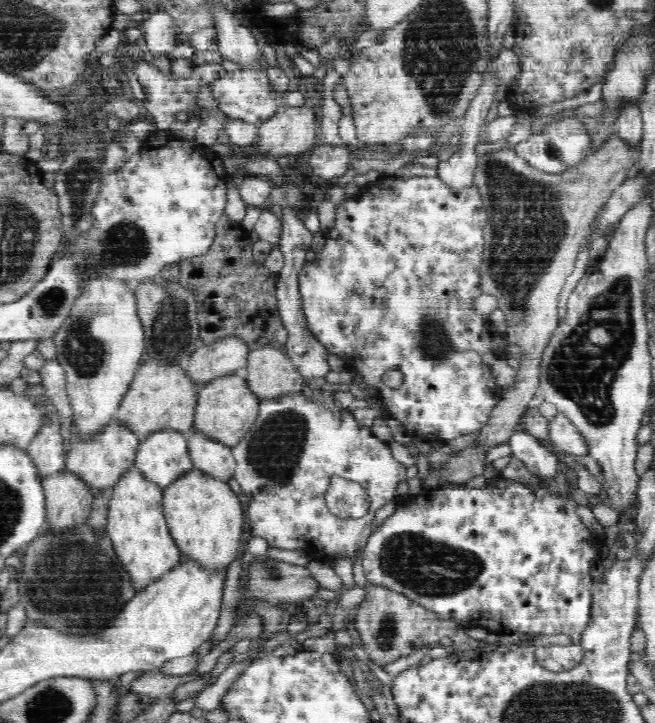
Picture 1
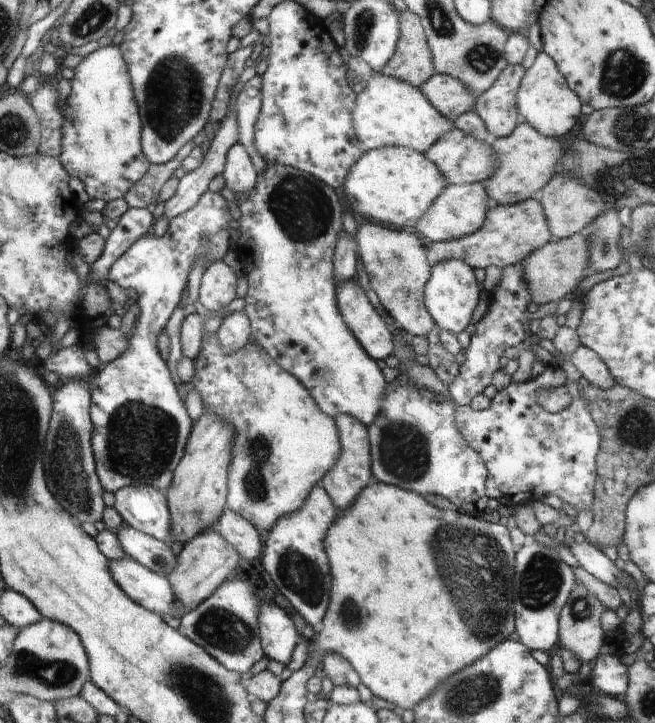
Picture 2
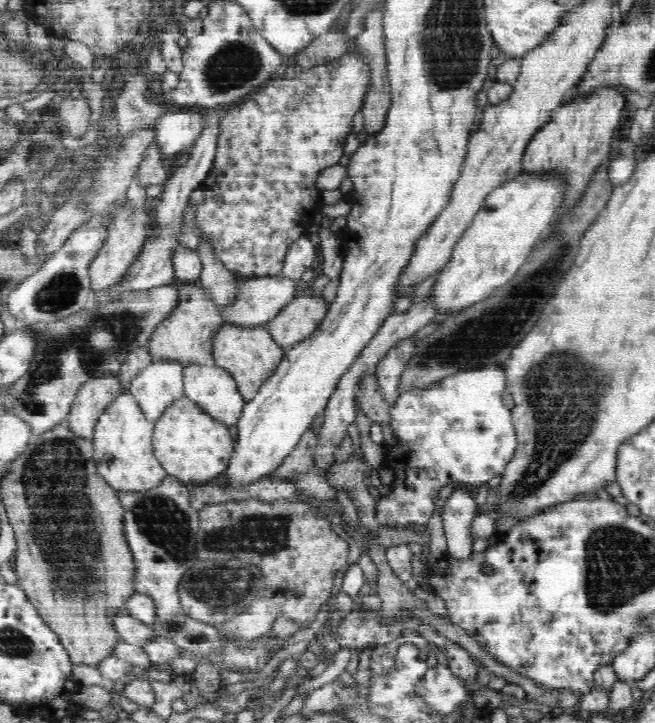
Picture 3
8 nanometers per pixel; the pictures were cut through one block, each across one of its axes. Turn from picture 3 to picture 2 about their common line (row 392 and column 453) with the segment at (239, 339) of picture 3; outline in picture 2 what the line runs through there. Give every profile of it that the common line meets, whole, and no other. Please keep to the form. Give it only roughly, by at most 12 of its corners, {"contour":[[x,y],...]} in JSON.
{"contour":[[491,204],[484,226],[428,242],[430,263],[518,266],[553,234],[543,204]]}

